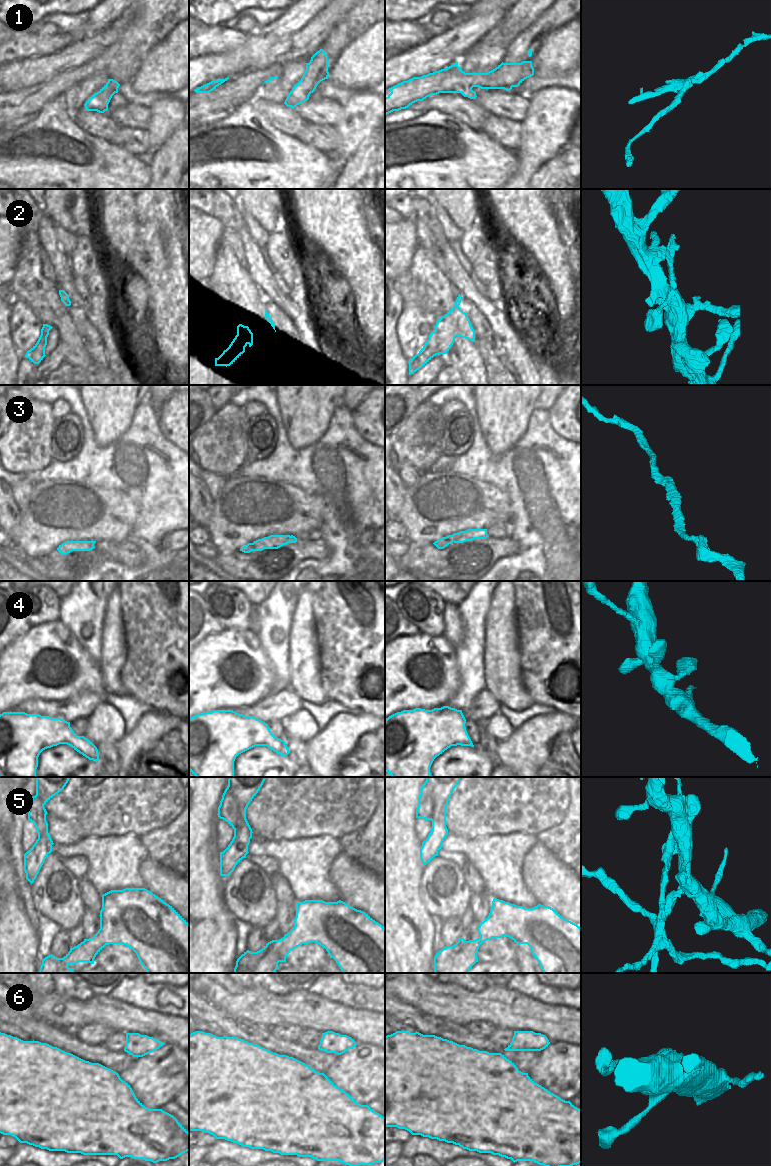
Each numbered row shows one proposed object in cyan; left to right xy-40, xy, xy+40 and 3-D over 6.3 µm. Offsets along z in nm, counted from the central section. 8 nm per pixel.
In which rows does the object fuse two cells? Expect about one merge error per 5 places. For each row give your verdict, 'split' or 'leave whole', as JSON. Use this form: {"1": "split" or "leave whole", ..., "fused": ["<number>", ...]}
{"1": "split", "2": "leave whole", "3": "leave whole", "4": "leave whole", "5": "split", "6": "leave whole", "fused": ["1", "5"]}

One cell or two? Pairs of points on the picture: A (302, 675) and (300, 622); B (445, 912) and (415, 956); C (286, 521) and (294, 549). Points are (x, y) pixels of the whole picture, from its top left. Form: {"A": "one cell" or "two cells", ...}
{"A": "one cell", "B": "two cells", "C": "two cells"}

